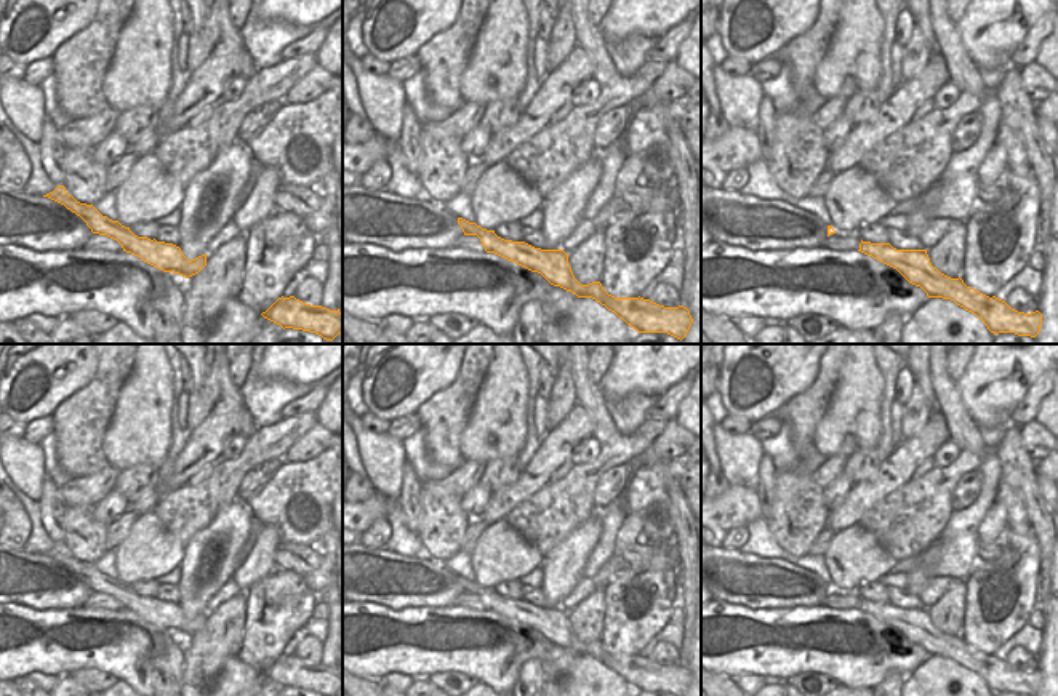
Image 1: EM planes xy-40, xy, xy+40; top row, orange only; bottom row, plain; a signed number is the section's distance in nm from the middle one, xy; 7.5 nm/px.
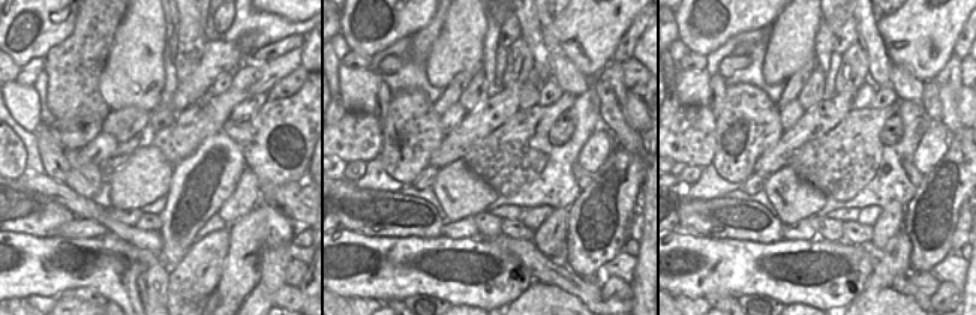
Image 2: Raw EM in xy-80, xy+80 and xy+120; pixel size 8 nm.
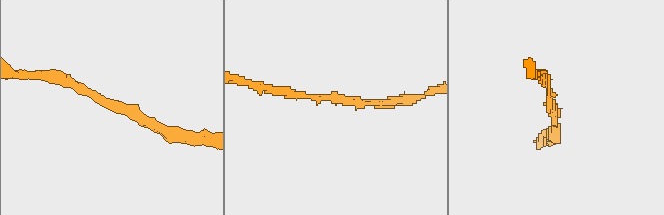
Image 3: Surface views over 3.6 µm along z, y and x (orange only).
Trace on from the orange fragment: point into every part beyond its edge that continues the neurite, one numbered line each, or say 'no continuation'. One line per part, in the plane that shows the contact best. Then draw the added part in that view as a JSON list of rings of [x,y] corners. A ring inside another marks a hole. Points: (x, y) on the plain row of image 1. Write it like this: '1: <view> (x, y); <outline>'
no continuation

